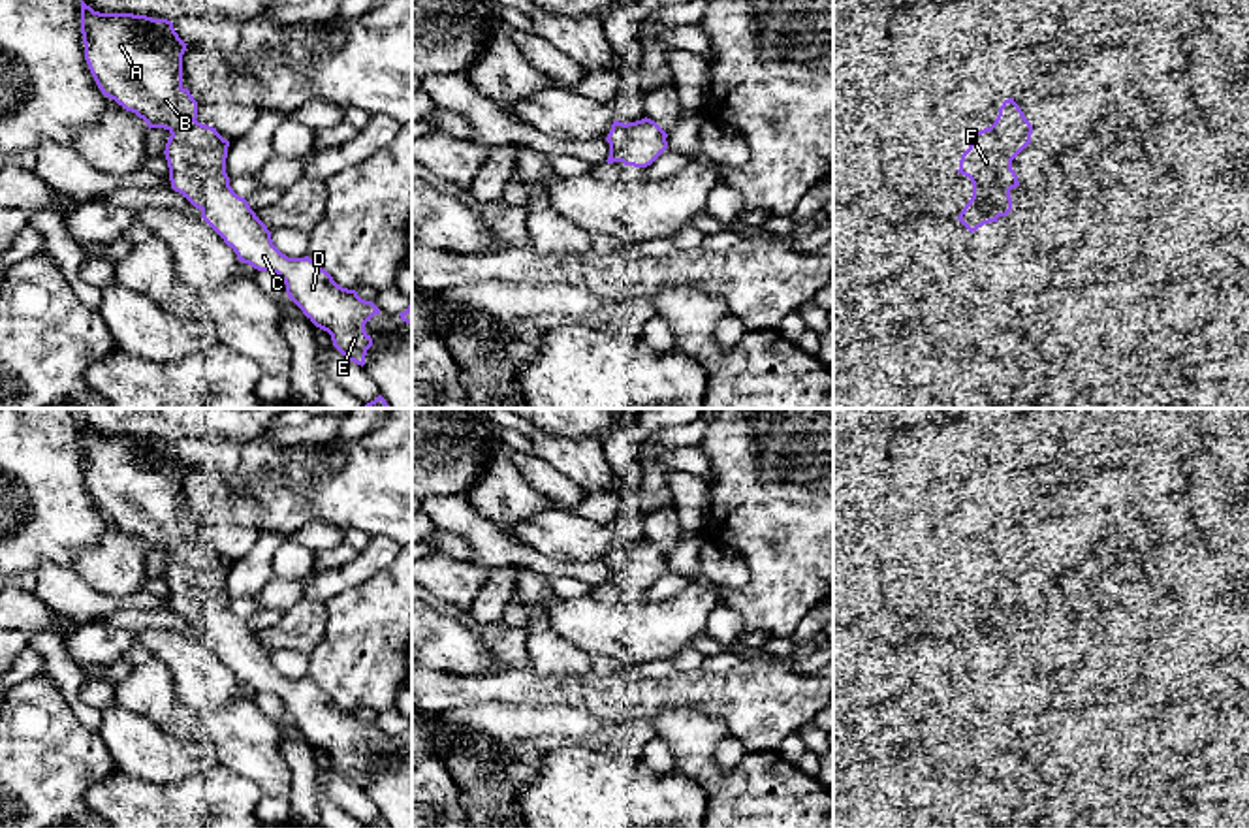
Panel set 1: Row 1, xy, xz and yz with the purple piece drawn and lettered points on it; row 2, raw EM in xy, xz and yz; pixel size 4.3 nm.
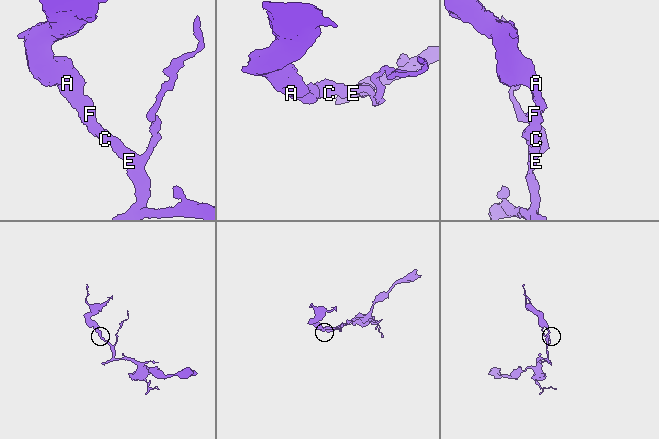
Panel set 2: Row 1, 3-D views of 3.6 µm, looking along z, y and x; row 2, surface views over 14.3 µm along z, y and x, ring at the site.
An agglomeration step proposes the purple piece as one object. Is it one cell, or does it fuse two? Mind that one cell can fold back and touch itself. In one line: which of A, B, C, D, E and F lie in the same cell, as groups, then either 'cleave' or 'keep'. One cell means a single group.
A B C D E F; keep

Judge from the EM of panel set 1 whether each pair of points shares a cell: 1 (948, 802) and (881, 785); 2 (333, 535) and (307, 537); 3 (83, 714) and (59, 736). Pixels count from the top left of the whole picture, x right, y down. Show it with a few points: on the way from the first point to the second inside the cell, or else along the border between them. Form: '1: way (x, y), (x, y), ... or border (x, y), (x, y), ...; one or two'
1: way (932, 800), (913, 800), (903, 791), (898, 791); one
2: way (328, 535), (313, 535); one
3: border (51, 682), (70, 710), (96, 732); two

